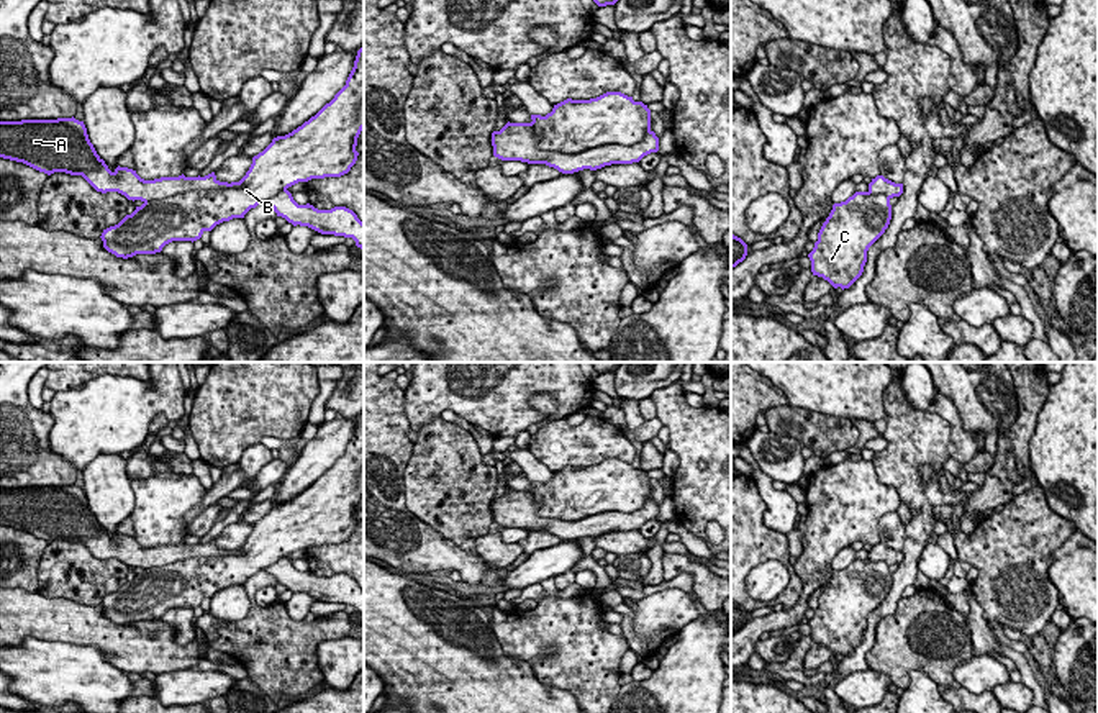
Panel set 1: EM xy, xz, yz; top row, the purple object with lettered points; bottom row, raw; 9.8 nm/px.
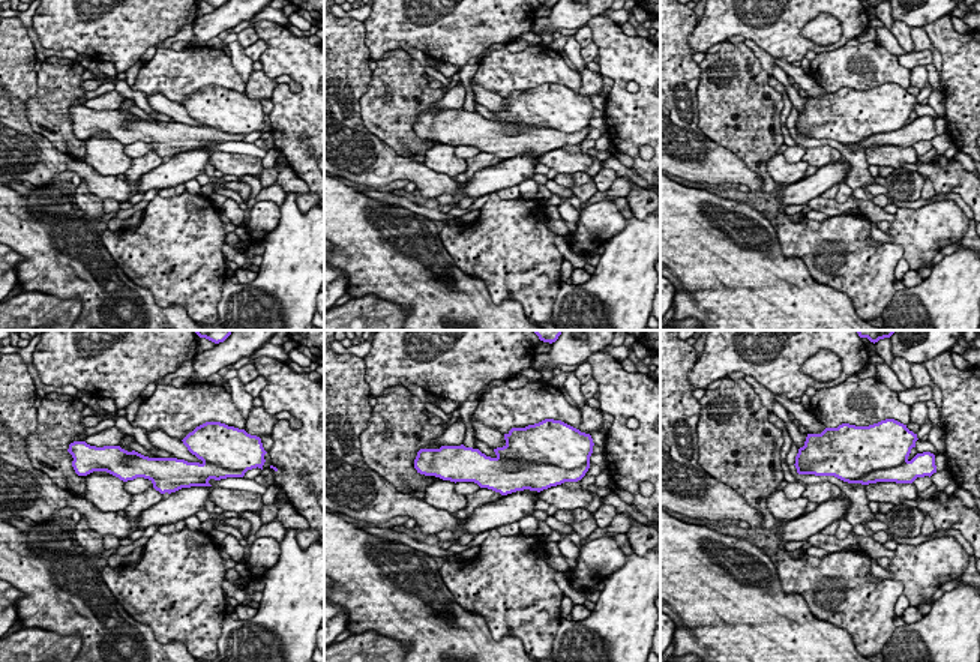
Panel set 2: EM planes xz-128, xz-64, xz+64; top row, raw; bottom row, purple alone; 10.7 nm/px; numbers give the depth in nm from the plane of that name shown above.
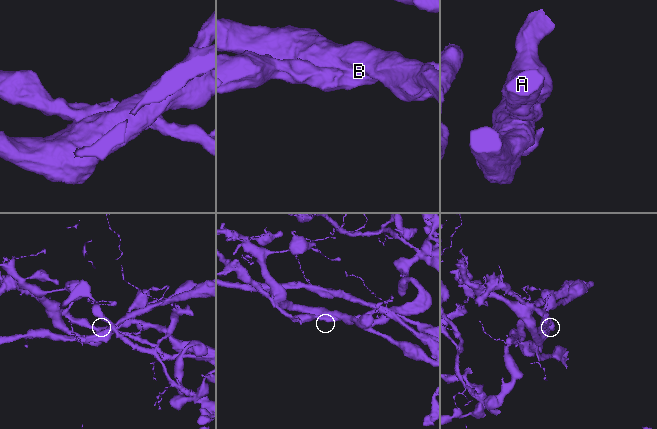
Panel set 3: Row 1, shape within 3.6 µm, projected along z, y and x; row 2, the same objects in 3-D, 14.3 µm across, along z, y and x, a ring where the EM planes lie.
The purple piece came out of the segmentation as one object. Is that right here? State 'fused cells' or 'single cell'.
fused cells

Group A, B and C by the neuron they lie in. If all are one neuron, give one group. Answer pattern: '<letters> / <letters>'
A / B C

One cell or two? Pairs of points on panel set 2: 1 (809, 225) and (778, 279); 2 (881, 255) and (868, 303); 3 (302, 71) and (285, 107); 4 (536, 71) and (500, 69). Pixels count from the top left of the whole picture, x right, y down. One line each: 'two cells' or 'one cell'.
1: two cells
2: one cell
3: one cell
4: one cell

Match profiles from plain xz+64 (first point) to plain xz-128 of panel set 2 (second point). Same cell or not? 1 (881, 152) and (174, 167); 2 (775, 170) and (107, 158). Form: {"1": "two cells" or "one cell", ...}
{"1": "two cells", "2": "one cell"}

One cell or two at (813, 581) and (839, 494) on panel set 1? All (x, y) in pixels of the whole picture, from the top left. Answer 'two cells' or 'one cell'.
one cell

